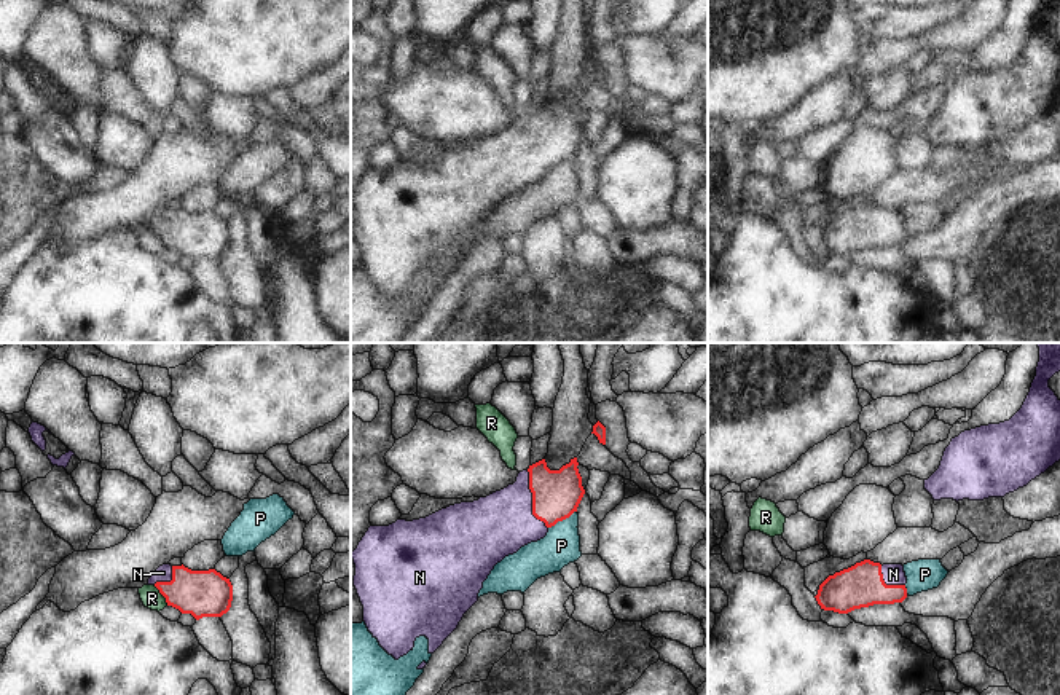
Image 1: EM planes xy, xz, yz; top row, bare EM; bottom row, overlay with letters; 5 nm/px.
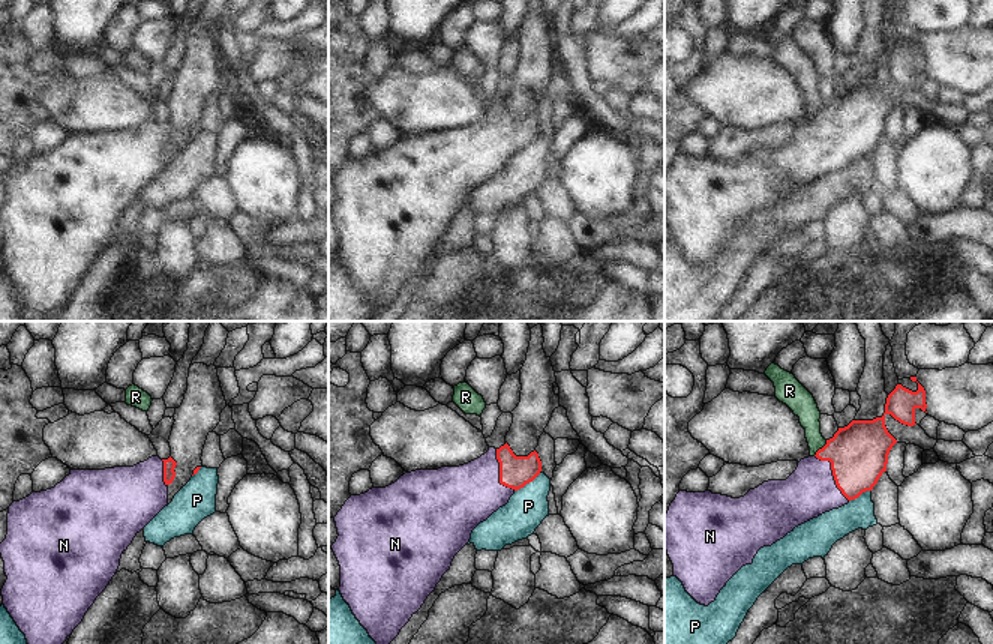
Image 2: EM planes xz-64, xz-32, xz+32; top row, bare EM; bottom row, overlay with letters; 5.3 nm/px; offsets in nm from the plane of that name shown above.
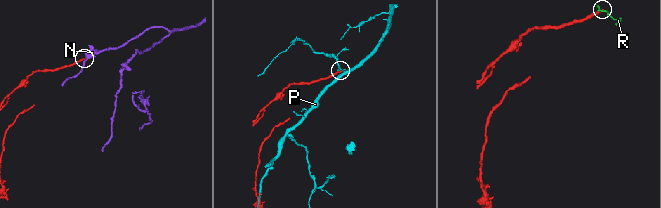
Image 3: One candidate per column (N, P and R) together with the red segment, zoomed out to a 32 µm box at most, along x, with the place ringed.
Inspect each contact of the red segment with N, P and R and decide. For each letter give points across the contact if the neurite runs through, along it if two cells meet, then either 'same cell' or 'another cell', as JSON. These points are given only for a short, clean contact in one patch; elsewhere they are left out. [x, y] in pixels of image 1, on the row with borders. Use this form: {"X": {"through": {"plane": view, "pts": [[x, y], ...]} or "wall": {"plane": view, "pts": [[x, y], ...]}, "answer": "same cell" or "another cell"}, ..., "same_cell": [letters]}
{"N": {"through": {"plane": "xz", "pts": [[557, 494], [533, 501], [491, 528]]}, "answer": "same cell"}, "P": {"wall": {"plane": "xz", "pts": [[576, 510], [549, 528]]}, "answer": "another cell"}, "R": {"wall": {"plane": "xy", "pts": [[153, 585], [168, 604]]}, "answer": "another cell"}, "same_cell": ["N"]}

